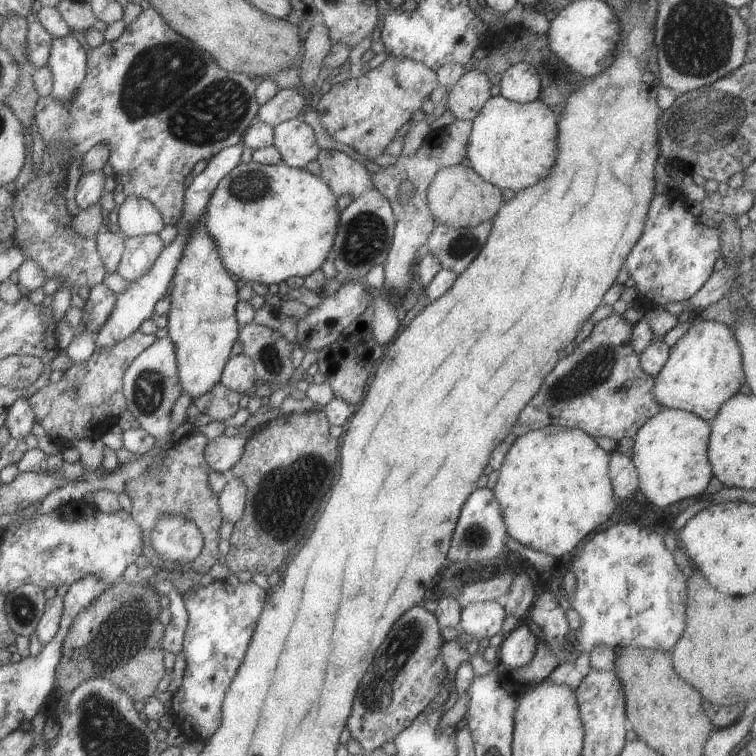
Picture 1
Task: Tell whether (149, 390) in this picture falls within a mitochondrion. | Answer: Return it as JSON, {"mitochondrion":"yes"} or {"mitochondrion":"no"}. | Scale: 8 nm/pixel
{"mitochondrion":"yes"}

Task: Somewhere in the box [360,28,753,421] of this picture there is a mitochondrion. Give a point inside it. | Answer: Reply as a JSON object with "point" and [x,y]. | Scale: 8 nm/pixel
{"point":[707,122]}

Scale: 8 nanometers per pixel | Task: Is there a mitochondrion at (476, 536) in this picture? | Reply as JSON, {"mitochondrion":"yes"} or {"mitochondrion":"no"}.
{"mitochondrion":"yes"}

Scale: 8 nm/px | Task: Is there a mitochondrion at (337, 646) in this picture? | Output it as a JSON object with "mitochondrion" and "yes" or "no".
{"mitochondrion":"no"}

